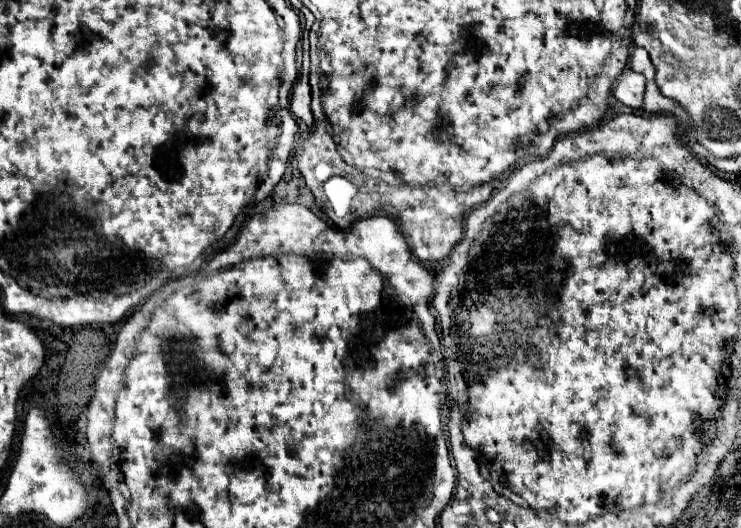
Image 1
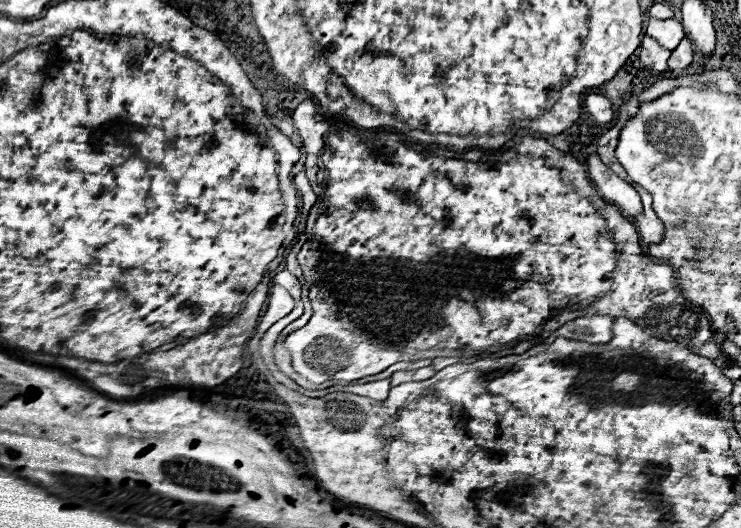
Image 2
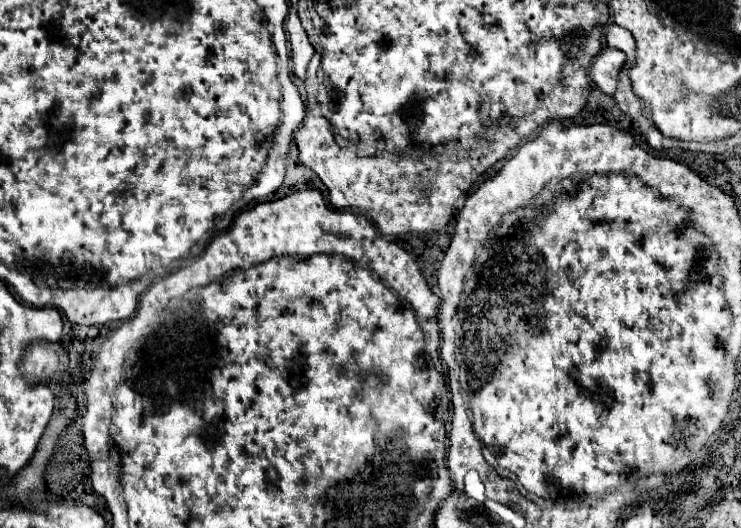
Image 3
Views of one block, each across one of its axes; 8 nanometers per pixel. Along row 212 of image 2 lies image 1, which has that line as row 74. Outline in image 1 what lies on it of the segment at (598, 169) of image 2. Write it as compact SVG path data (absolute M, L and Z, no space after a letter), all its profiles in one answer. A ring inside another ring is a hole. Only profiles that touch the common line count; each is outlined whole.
M626 70L618 78L612 94L622 104L626 104L626 106L630 106L634 110L640 110L642 108L642 102L644 102L644 90L646 90L644 76L642 74L636 74L632 70Z

